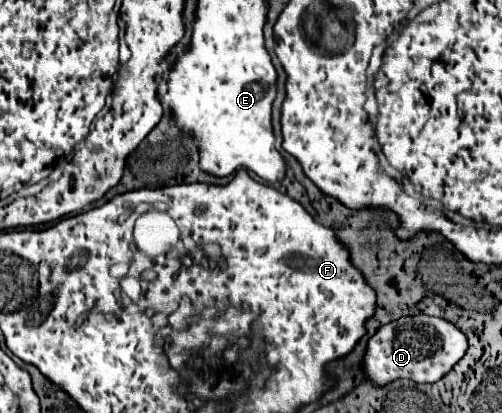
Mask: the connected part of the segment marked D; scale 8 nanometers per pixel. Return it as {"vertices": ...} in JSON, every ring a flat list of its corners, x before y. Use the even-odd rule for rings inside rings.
{"vertices":[[429,315,401,317,397,321,381,325,377,333,367,341,361,371,365,373,365,381,377,387,385,387,395,379,411,379,415,383,433,383,433,381,439,381,447,371,451,371,451,367,465,355,465,351,467,351,467,337,453,323,439,317,429,317]]}

